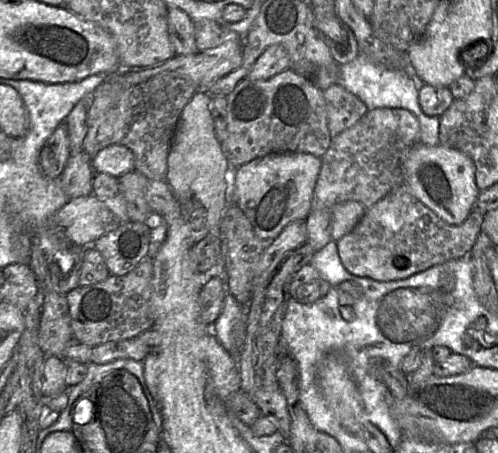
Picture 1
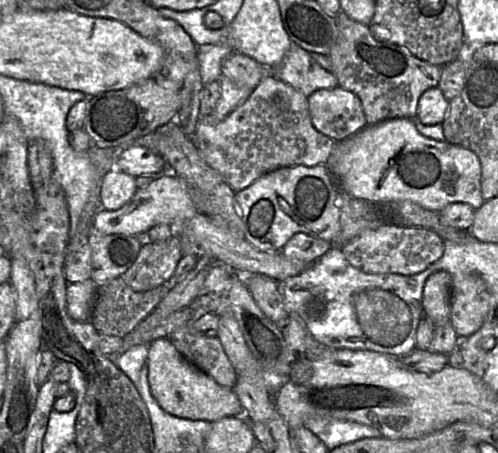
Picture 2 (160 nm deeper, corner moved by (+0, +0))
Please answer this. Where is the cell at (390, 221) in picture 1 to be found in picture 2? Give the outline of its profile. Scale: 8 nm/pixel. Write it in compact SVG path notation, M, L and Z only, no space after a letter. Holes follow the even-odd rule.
M398 223L362 232L342 247L347 261L364 273L414 275L424 271L444 253L444 240L436 232Z

